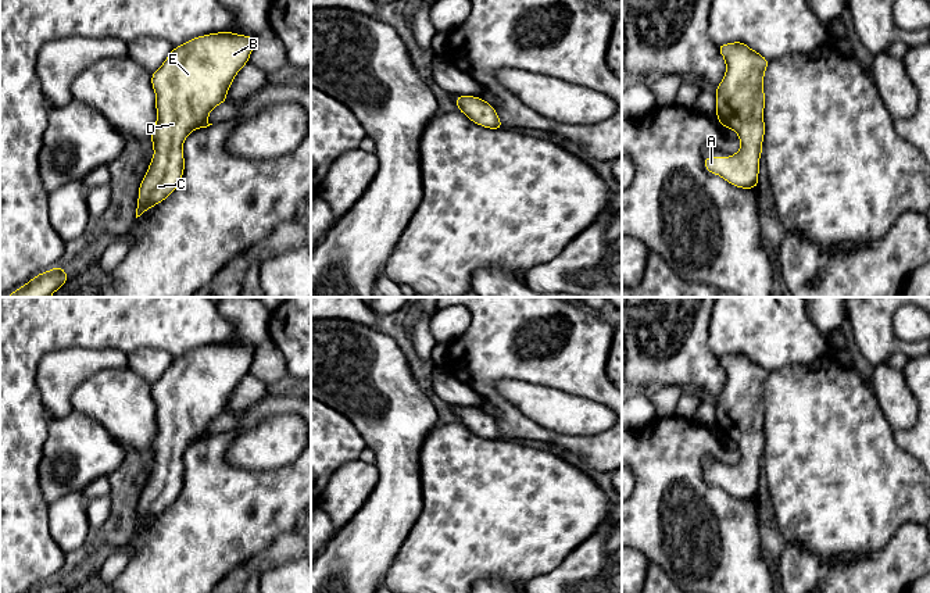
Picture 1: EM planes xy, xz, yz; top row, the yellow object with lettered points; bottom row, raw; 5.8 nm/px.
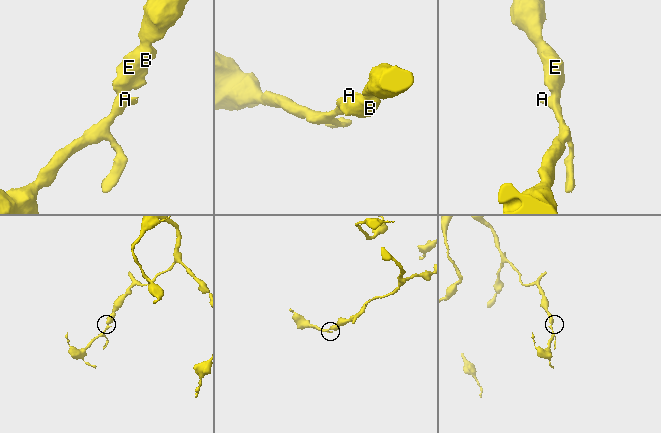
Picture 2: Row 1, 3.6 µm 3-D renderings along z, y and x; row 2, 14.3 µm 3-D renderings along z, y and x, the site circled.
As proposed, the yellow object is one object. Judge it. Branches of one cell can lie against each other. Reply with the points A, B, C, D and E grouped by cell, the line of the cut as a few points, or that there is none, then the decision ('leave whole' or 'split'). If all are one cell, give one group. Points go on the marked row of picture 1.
groups A B C D E; cut none; leave whole

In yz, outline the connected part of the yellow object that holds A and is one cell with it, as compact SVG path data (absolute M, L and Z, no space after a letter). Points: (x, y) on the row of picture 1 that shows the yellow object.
M743 42L716 47L726 62L725 78L715 89L716 117L723 128L737 132L741 147L734 156L704 157L704 165L733 186L754 189L759 185L765 136L763 75L769 61Z

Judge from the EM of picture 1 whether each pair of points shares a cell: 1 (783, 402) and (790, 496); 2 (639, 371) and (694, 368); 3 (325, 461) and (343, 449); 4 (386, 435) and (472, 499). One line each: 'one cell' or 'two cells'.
1: one cell
2: one cell
3: one cell
4: two cells

